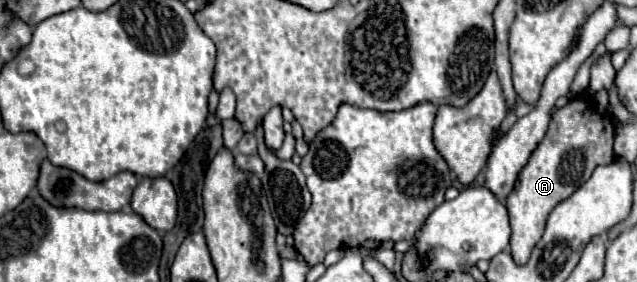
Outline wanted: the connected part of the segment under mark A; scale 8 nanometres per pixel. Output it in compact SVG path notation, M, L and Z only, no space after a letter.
M574 98L564 108L556 110L546 136L518 174L514 190L506 200L512 228L510 254L516 264L526 264L526 260L530 260L534 244L542 238L548 214L566 200L566 196L578 190L598 164L612 162L612 140L612 118L608 114L598 114L586 98Z

